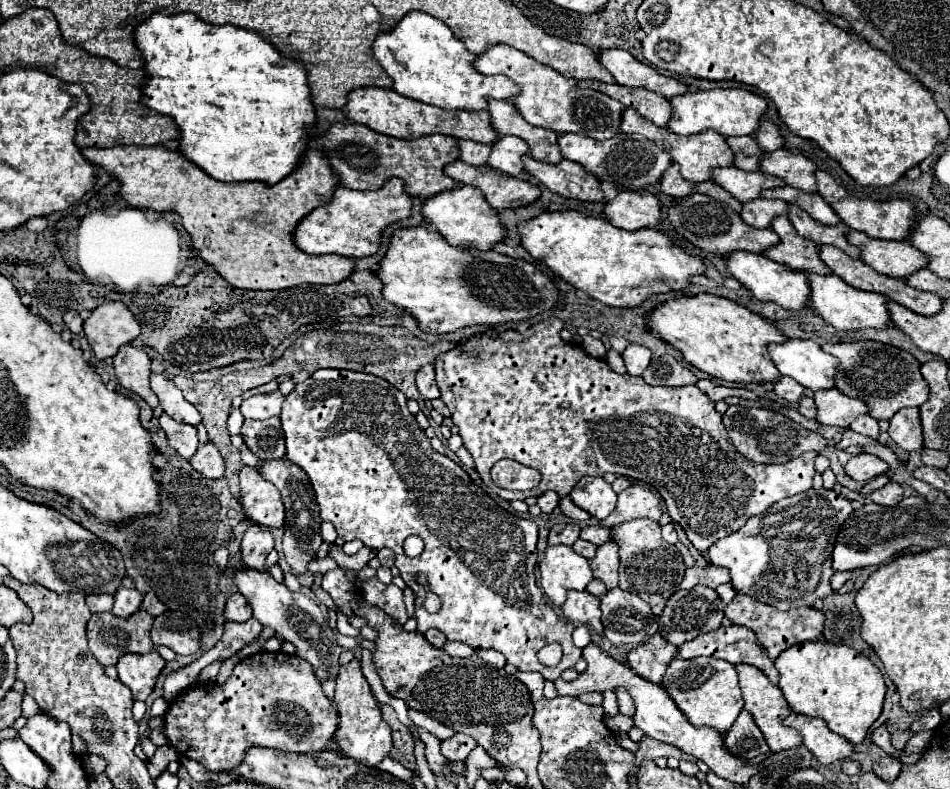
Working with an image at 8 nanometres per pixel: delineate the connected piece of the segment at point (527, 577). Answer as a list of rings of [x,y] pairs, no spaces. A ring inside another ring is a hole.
[[[317,370],[285,396],[281,424],[287,458],[309,476],[321,518],[329,520],[343,540],[359,538],[369,548],[391,548],[395,552],[395,566],[415,594],[417,630],[421,634],[429,628],[437,628],[447,640],[465,642],[475,650],[495,648],[503,652],[507,662],[517,666],[519,672],[537,670],[545,680],[559,678],[563,670],[577,664],[581,648],[571,640],[575,626],[555,614],[543,590],[537,586],[537,524],[509,514],[509,510],[501,508],[483,492],[459,464],[445,454],[437,454],[431,448],[431,440],[415,422],[415,416],[409,412],[403,392],[371,374]],[[409,536],[419,536],[425,542],[423,552],[415,558],[403,552],[403,542]],[[419,576],[427,578],[427,586],[417,582]],[[427,592],[435,592],[441,598],[441,610],[437,614],[429,614],[423,608]],[[549,642],[559,642],[563,646],[563,660],[555,668],[547,668],[537,660],[537,652]]]

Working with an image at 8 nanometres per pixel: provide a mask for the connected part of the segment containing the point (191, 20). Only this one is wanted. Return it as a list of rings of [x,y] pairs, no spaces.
[[[189,12],[177,14],[177,16],[153,14],[151,18],[147,18],[145,22],[141,22],[135,28],[133,40],[135,40],[135,46],[143,54],[143,60],[145,60],[143,70],[147,72],[147,78],[143,82],[141,106],[145,106],[149,110],[155,110],[159,114],[165,114],[165,116],[169,116],[175,122],[175,126],[179,130],[179,136],[177,136],[179,152],[189,162],[193,162],[203,172],[207,172],[211,178],[221,180],[221,182],[245,182],[245,180],[249,182],[249,180],[259,180],[259,182],[267,182],[267,184],[277,184],[281,178],[285,178],[295,168],[295,164],[299,162],[299,158],[301,158],[301,154],[305,150],[307,128],[315,124],[315,108],[311,106],[311,92],[309,92],[309,86],[307,86],[307,72],[305,72],[303,64],[281,58],[281,54],[273,46],[269,46],[269,42],[263,36],[259,36],[259,34],[255,34],[251,30],[235,28],[231,24],[225,24],[225,26],[207,24],[207,22],[199,20],[195,14],[189,14]]]

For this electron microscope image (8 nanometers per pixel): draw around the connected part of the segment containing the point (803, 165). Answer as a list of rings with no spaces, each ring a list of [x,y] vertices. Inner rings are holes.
[[[779,148],[771,154],[761,154],[759,170],[771,176],[783,178],[787,186],[799,188],[803,192],[815,192],[815,162],[805,158],[803,154],[791,154],[785,148]]]

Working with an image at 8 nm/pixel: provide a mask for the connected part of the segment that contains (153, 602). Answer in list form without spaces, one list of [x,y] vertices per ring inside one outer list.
[[[149,592],[149,594],[145,594],[141,608],[143,608],[143,610],[147,610],[147,612],[149,612],[153,618],[165,612],[165,606],[163,606],[163,602],[159,602],[159,598],[157,598],[155,594],[151,594],[151,592]]]

